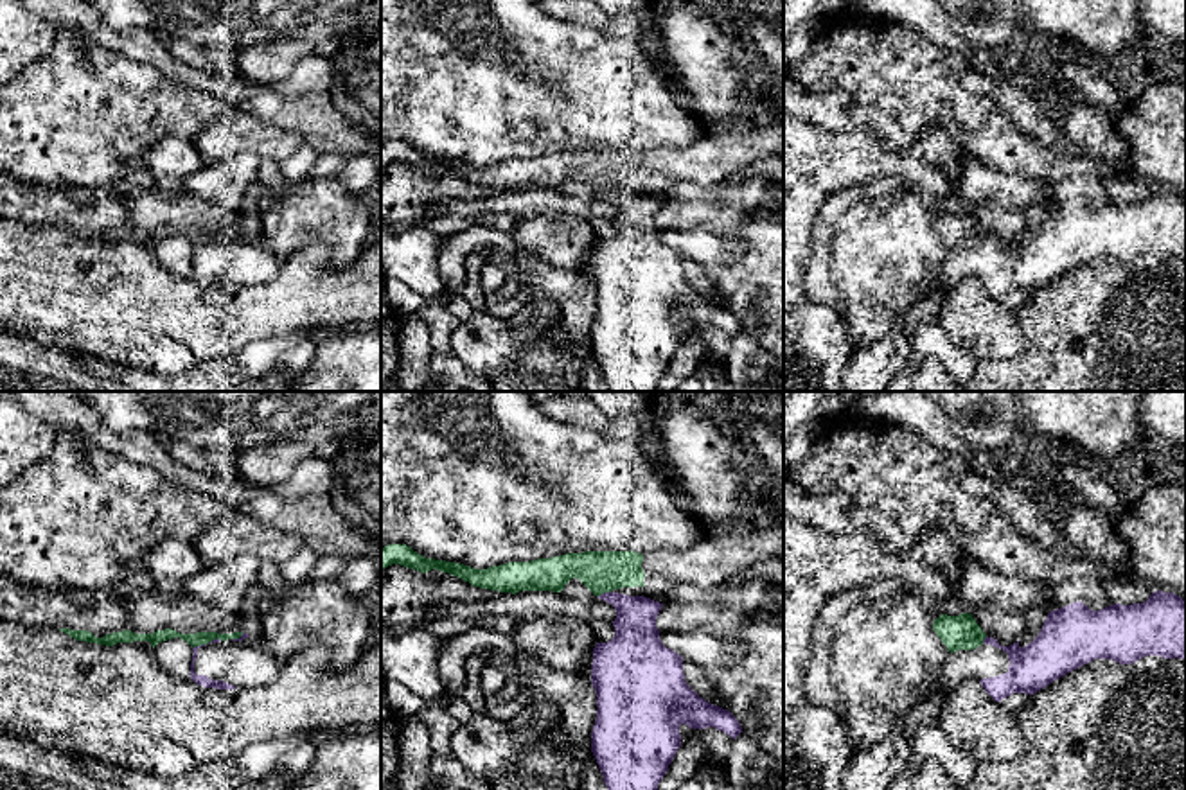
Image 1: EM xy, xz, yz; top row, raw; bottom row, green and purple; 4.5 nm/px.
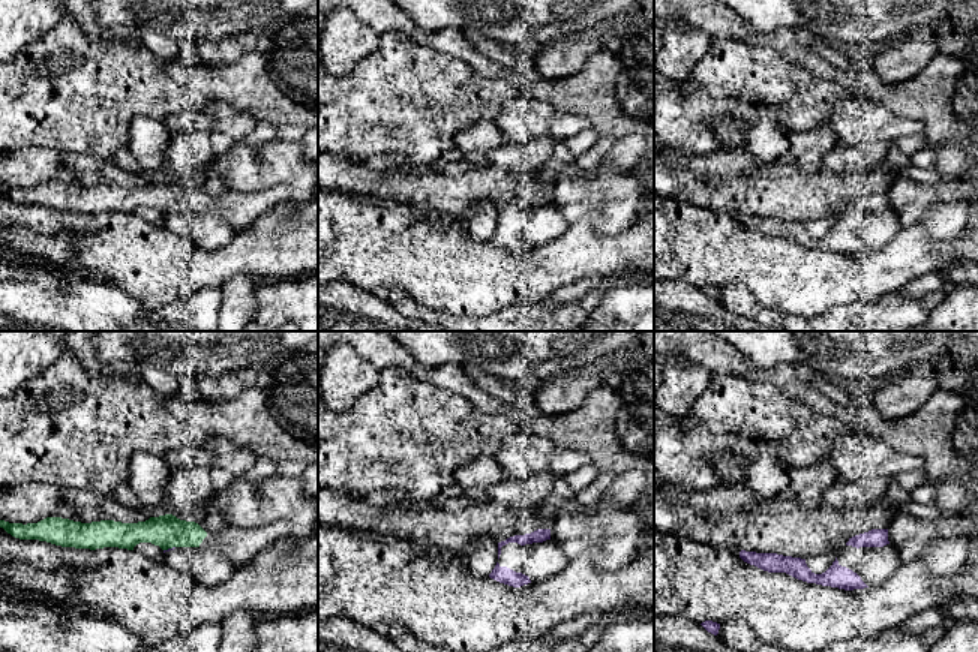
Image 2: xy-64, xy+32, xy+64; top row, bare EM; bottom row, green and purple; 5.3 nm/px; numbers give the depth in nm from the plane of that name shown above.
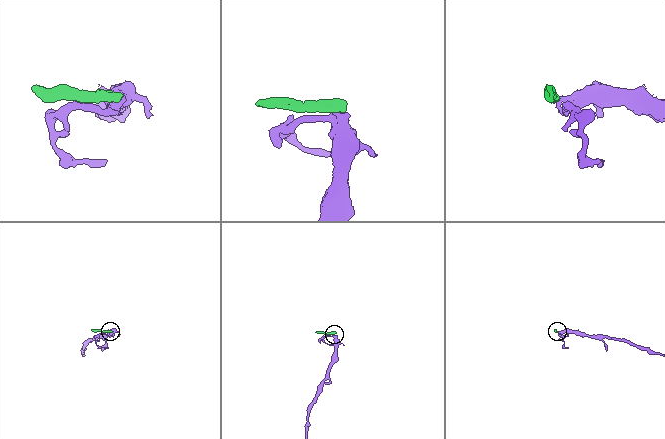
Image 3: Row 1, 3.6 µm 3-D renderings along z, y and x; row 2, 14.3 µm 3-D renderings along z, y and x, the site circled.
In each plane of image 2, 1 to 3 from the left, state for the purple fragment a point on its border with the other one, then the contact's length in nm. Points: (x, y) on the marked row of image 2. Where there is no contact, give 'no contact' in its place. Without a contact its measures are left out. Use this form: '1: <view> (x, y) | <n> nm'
1: xy-64 (168, 547) | 70 nm
2: no contact
3: no contact

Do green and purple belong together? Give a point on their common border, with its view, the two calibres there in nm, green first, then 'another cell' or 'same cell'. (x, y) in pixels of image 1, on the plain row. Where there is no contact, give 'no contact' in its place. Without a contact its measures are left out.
contact xy (207, 241); calibres 60 and 50 nm; another cell

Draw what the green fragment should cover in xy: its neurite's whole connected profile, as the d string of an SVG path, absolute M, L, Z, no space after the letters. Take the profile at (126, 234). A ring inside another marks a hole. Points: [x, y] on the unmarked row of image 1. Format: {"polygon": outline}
{"polygon": "M59 226L59 228L68 232L70 235L74 235L77 239L86 239L86 241L113 244L117 241L149 239L153 246L158 241L167 239L167 237L174 237L174 235L187 239L194 246L194 244L208 242L214 237L226 239L226 237L239 237L243 233L243 230L234 230L234 232L217 232L217 230L180 232L173 226L165 226L165 228L156 228L153 232L135 232L131 228L122 228L122 230L106 232L104 235L95 235L88 228L70 228L70 226Z"}

